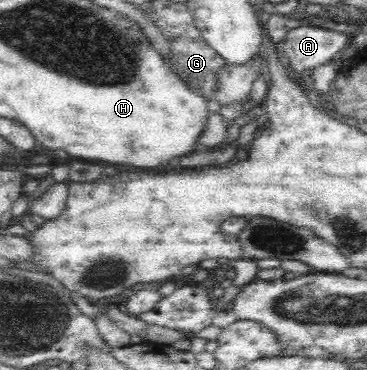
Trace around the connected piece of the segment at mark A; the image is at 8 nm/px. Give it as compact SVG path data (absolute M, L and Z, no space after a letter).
M293 25L284 38L284 53L302 78L308 70L338 58L339 52L351 43L351 37L319 26Z

